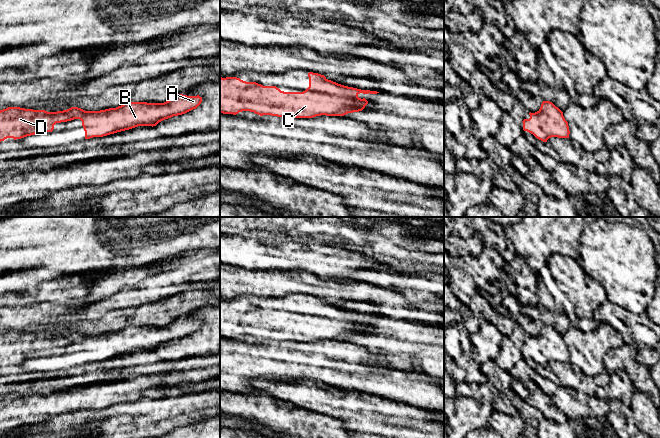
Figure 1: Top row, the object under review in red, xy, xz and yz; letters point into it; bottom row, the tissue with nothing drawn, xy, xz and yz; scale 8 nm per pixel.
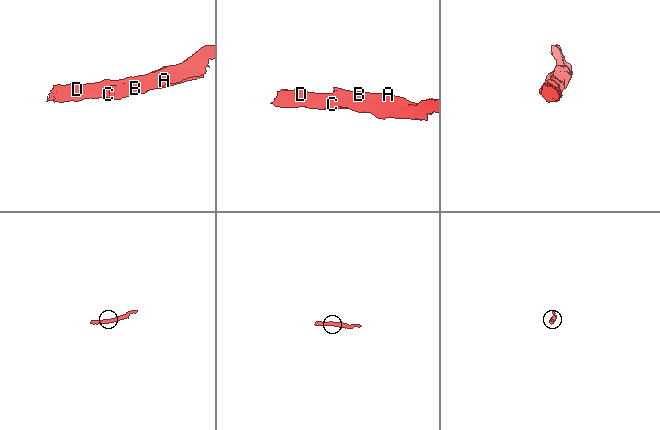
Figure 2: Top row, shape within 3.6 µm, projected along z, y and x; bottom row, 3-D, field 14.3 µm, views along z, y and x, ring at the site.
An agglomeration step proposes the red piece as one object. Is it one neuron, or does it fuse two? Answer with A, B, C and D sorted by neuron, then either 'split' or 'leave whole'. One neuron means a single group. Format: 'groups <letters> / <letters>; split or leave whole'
groups A B C D; leave whole

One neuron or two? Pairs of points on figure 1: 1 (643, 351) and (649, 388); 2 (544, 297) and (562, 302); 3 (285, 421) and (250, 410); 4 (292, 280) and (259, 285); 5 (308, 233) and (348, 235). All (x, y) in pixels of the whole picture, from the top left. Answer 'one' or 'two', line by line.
1: two
2: one
3: one
4: one
5: one

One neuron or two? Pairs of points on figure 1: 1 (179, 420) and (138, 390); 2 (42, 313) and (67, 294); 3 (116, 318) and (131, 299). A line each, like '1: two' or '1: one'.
1: two
2: two
3: two

